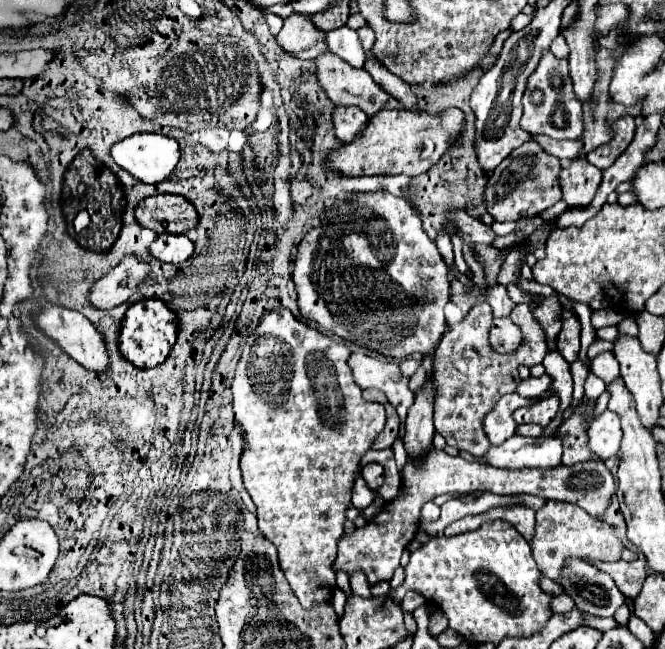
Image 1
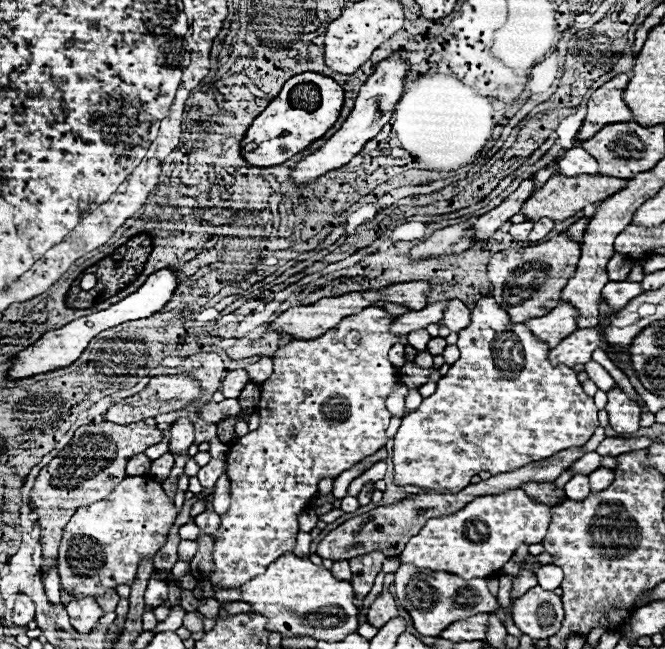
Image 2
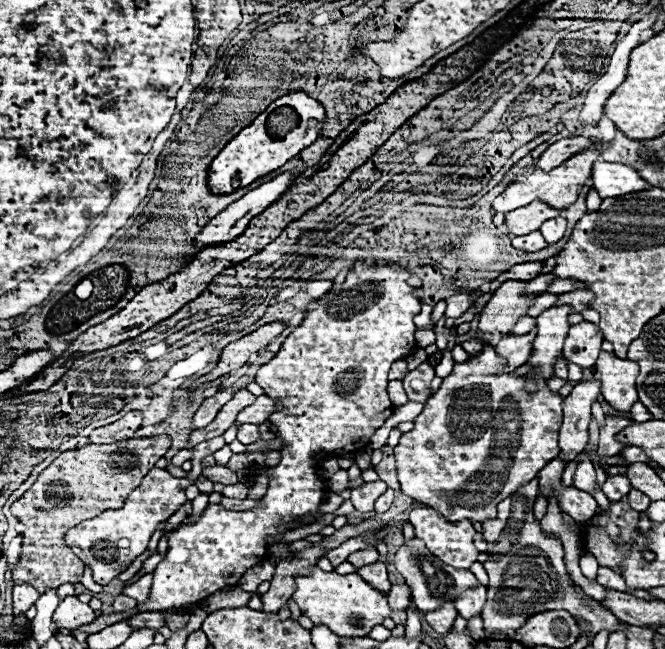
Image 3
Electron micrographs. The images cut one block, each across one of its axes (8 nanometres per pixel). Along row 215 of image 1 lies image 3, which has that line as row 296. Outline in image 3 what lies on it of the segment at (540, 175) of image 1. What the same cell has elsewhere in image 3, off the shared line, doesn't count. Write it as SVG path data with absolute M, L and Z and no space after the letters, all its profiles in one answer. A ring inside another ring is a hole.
M524 280L502 282L486 306L480 312L480 324L476 338L482 342L496 344L502 336L510 334L514 324L528 314L536 296L524 290Z

